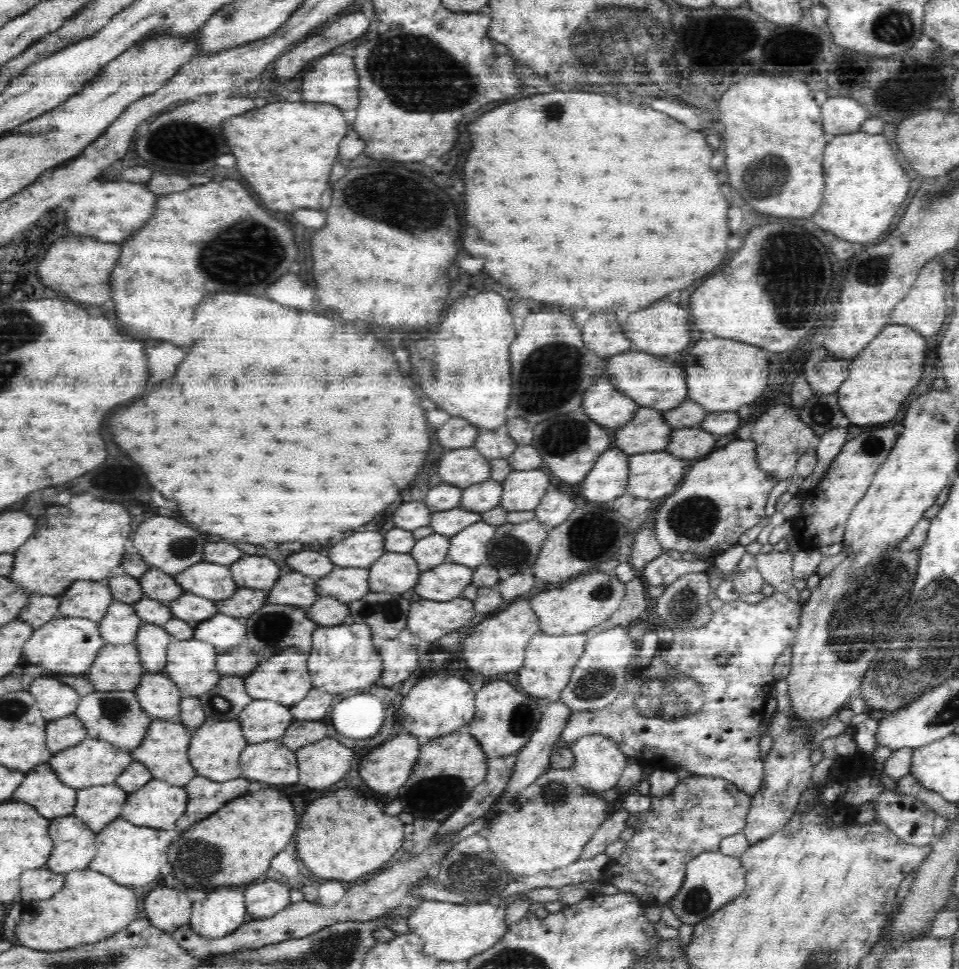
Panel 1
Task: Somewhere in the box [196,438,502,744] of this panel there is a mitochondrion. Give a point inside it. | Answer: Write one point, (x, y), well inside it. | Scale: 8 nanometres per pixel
(273, 628)

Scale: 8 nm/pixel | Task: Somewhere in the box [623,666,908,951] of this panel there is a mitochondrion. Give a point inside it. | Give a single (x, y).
(698, 899)

